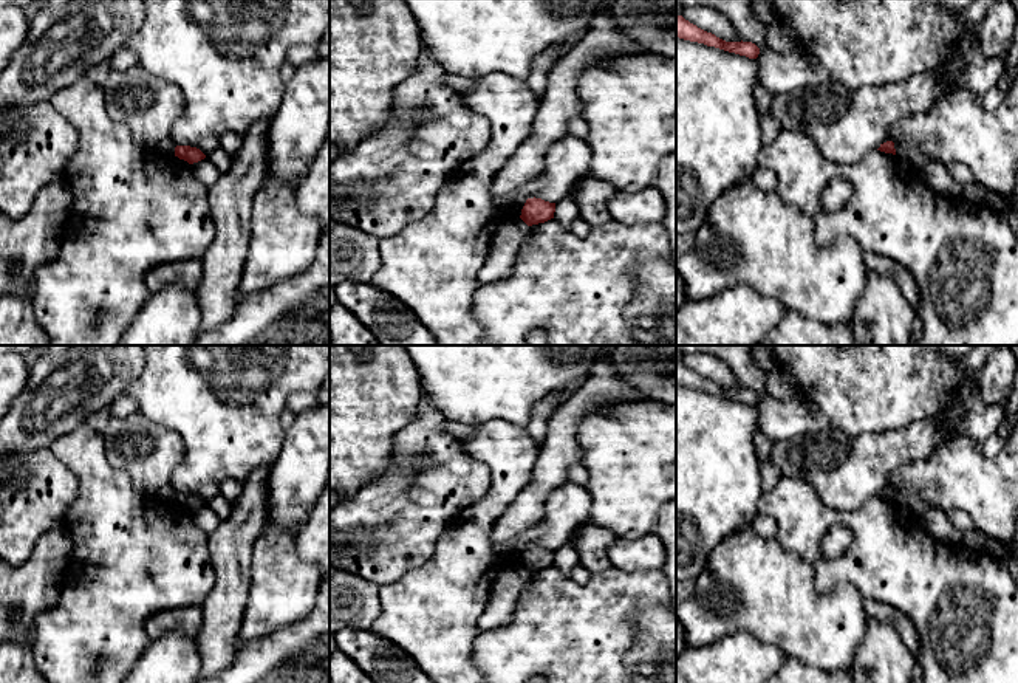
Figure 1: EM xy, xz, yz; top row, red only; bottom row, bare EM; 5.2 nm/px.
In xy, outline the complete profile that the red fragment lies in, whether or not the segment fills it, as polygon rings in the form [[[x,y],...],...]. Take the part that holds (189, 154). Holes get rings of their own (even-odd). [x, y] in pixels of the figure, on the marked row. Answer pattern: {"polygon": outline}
{"polygon": [[[176,146],[175,156],[187,161],[189,164],[198,163],[206,158],[206,155],[200,149],[190,146]]]}

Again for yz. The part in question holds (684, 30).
{"polygon": [[[676,15],[676,37],[704,43],[707,46],[715,46],[729,53],[746,56],[749,59],[757,59],[760,48],[752,42],[726,42],[712,33],[707,33],[696,25],[685,20],[682,15]]]}

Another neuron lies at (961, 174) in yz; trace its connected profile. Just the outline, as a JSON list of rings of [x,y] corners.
[[[956,161],[948,163],[947,170],[953,177],[953,180],[961,186],[970,183],[979,184],[975,175],[972,173],[972,170],[962,163],[956,163]]]

